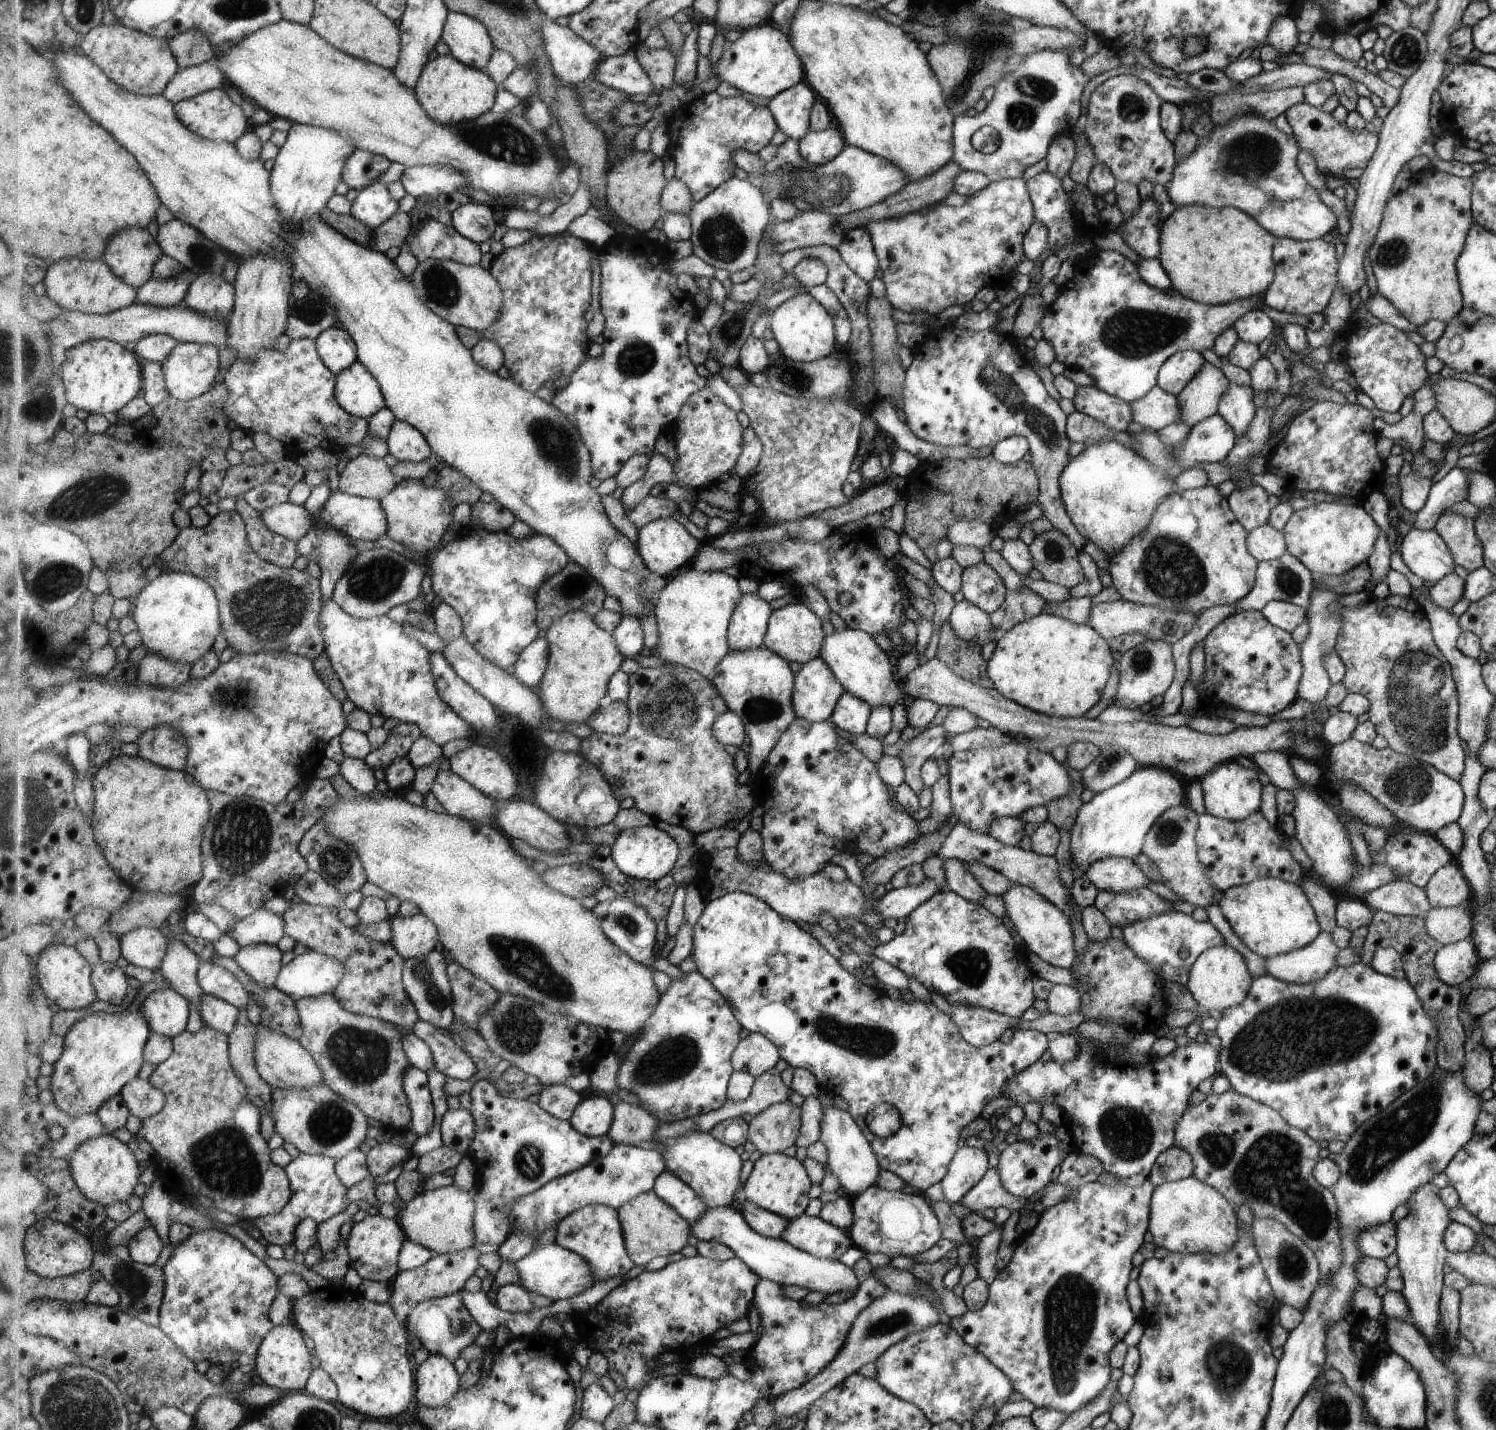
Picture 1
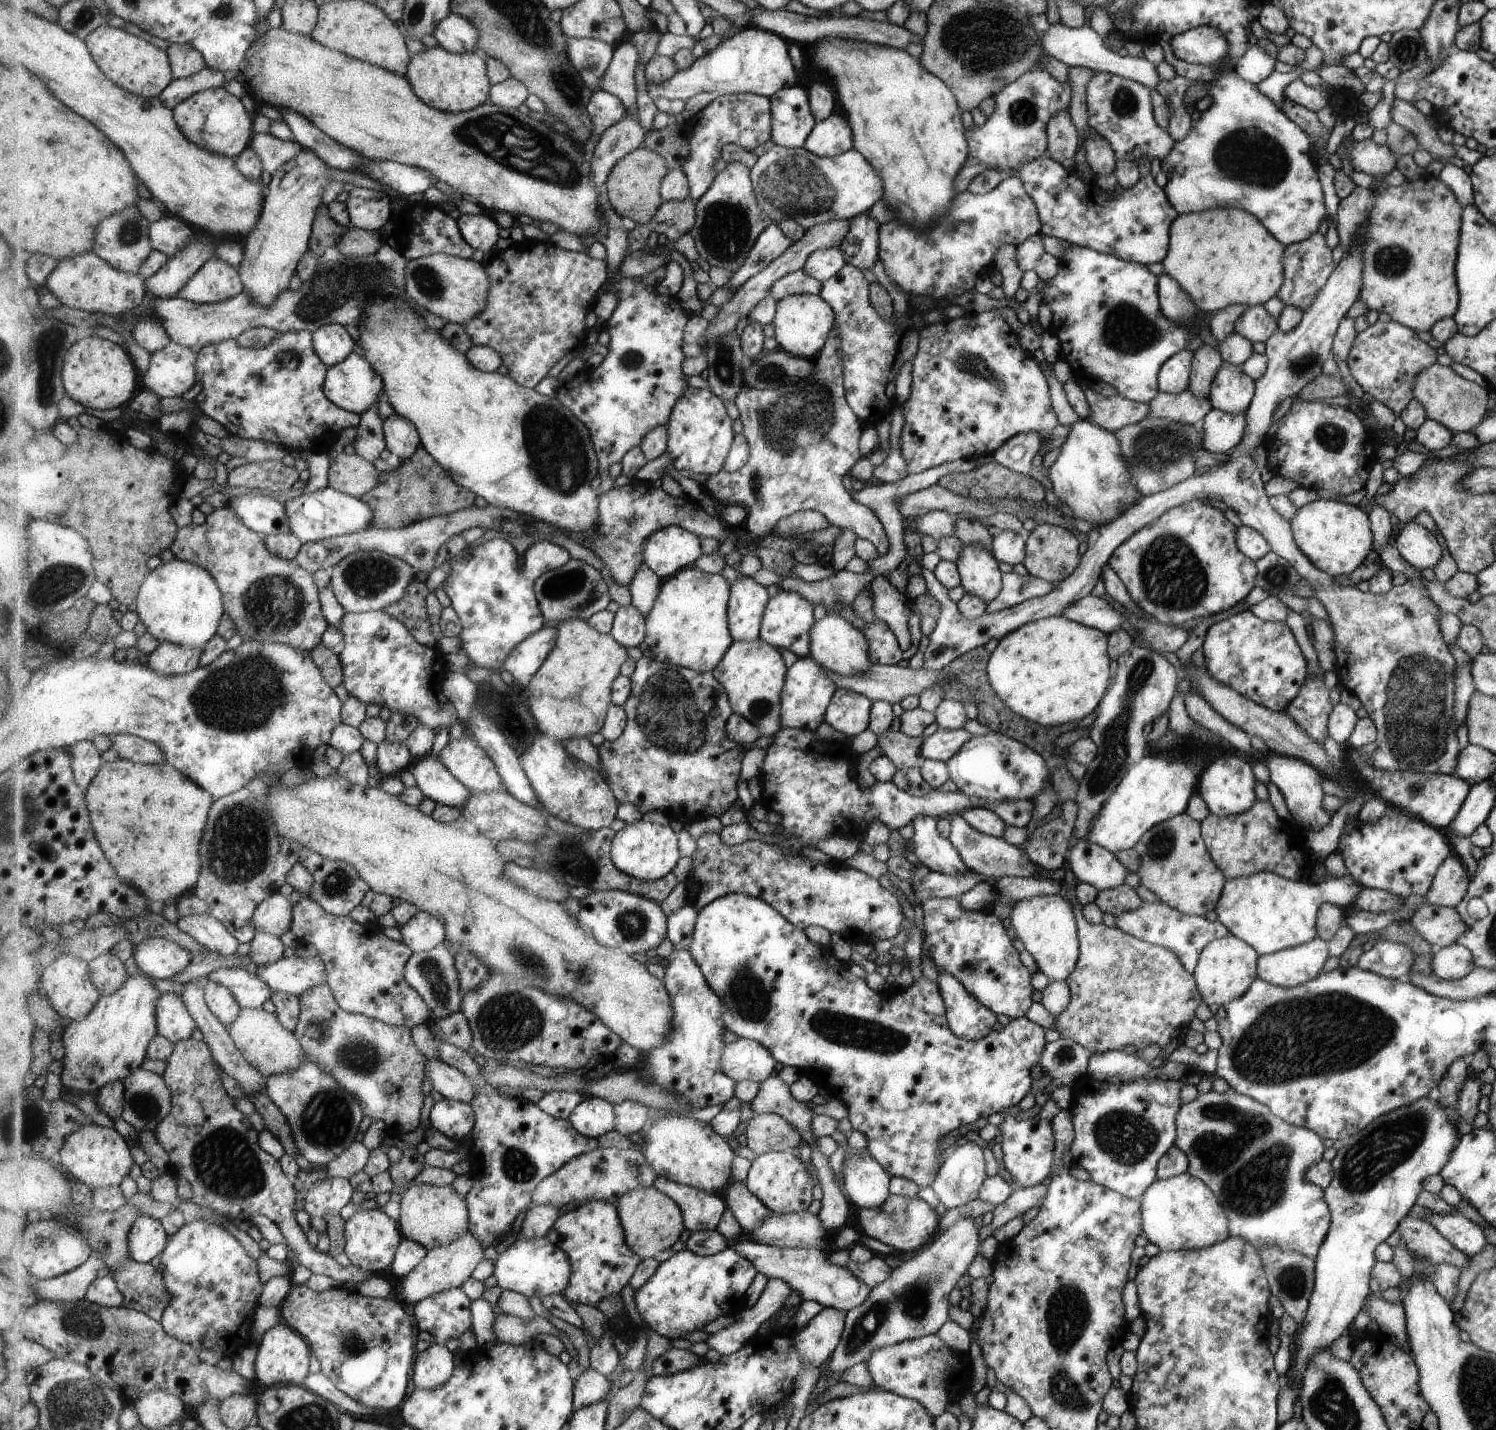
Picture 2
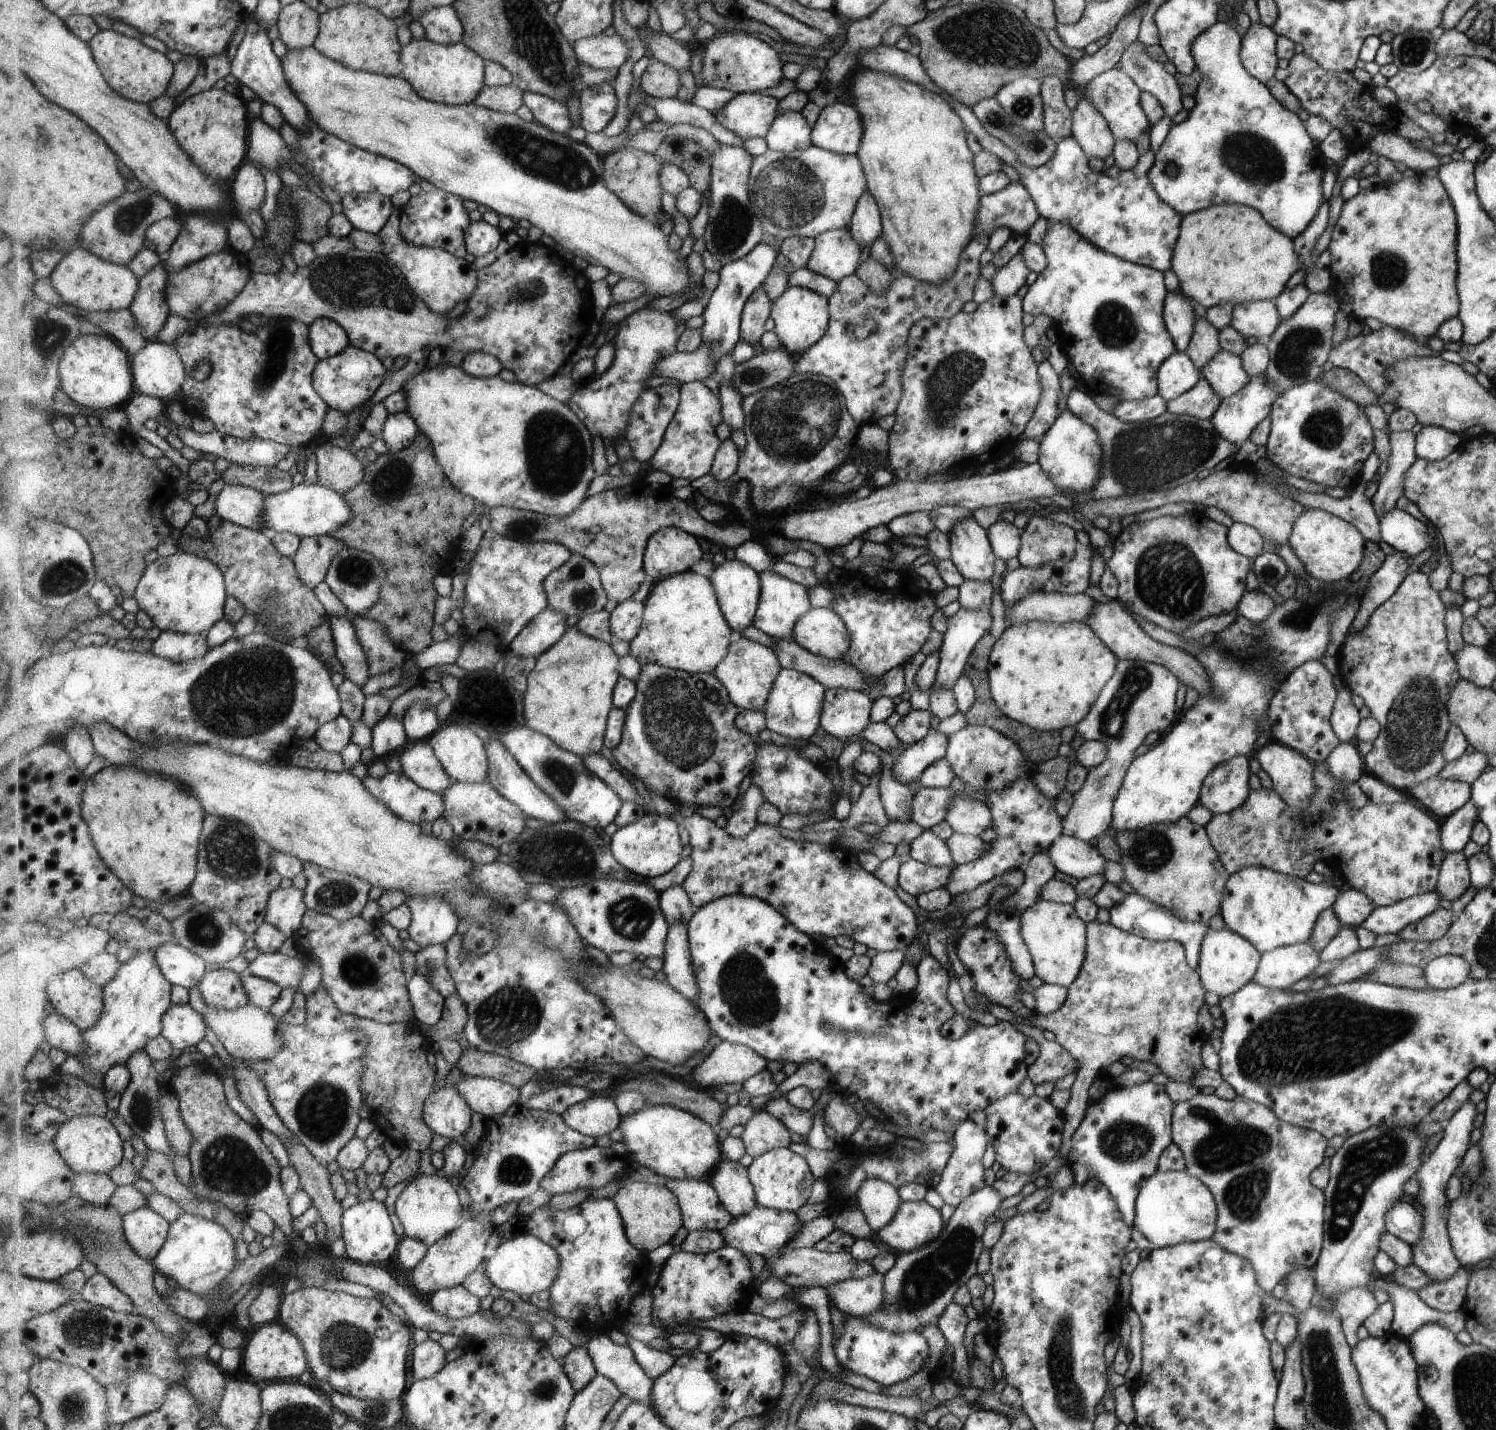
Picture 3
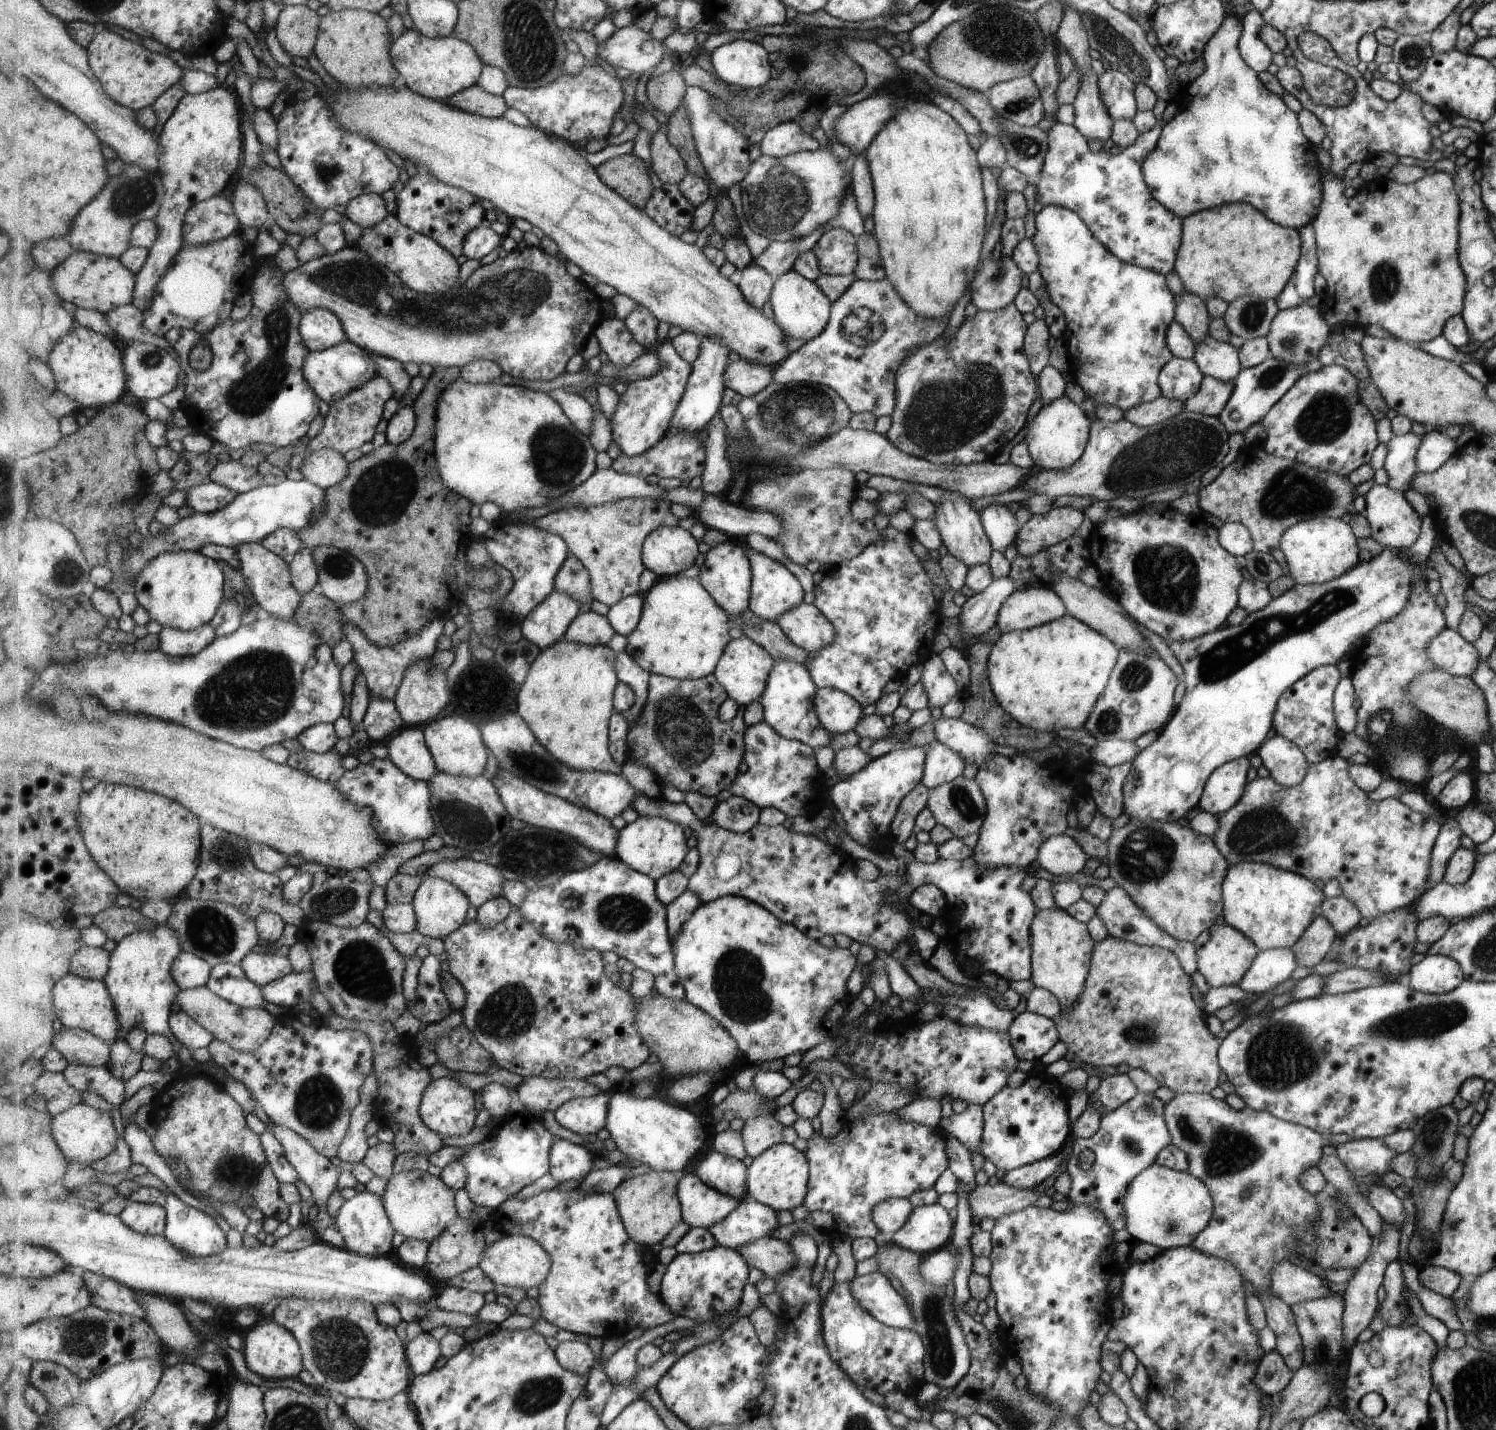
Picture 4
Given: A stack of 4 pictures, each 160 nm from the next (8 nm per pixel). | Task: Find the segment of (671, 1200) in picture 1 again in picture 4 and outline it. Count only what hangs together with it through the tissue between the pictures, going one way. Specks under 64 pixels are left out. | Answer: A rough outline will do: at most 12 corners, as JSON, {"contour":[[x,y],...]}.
{"contour":[[692,1170],[680,1180],[683,1221],[709,1229],[741,1204]]}

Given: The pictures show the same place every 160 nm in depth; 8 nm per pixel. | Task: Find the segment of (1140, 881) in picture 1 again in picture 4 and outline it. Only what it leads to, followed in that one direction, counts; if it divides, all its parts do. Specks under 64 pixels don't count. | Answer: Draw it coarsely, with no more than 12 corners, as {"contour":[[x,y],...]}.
{"contour":[[1066,835],[1037,849],[1033,864],[1053,876],[1081,871],[1088,856]]}

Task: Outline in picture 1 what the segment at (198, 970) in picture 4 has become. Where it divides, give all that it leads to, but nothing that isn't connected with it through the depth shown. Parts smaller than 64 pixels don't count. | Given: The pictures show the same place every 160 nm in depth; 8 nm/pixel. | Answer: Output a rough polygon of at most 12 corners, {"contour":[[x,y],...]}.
{"contour":[[157,927],[120,938],[123,962],[160,968],[169,939]]}

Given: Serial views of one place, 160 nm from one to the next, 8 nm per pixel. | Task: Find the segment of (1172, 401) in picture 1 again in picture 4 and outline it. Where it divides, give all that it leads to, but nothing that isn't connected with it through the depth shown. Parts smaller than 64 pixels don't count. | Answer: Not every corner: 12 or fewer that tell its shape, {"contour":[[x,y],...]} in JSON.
{"contour":[[1204,376],[1182,402],[1190,413],[1216,417],[1228,402],[1231,381]]}

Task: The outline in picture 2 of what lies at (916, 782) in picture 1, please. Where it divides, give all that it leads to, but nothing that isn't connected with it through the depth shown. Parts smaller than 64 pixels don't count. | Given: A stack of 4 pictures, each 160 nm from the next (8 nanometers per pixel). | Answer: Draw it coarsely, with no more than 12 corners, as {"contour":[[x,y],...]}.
{"contour":[[887,729],[876,735],[882,754],[905,772],[922,763],[921,735]]}

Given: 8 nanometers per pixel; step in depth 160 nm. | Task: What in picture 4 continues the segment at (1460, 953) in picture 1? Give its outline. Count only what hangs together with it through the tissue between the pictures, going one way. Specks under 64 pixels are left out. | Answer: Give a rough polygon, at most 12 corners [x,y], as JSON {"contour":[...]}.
{"contour":[[1425,955],[1409,968],[1413,990],[1438,995],[1463,980],[1456,959]]}

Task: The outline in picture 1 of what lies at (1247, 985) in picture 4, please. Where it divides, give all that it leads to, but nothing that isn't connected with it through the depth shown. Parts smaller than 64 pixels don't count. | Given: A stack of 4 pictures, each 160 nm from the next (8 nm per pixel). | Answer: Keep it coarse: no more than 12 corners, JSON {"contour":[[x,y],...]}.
{"contour":[[1320,931],[1308,945],[1265,959],[1266,974],[1288,983],[1321,980],[1340,948]]}

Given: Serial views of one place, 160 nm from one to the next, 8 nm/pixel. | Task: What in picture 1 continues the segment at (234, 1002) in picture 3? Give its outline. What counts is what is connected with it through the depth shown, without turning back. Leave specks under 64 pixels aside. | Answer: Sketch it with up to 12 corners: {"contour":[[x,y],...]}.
{"contour":[[202,996],[204,1024],[232,1032],[240,1008],[216,996]]}

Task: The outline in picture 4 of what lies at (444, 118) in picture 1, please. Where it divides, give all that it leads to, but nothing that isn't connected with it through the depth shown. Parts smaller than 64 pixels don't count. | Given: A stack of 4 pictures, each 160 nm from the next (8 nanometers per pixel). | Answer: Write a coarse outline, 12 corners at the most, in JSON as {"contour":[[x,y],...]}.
{"contour":[[415,27],[390,53],[401,82],[446,101],[477,85],[485,64],[454,35]]}

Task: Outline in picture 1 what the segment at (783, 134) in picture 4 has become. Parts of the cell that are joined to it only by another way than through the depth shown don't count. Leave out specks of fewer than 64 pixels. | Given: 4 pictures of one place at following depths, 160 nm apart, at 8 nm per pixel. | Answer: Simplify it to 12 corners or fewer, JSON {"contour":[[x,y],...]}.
{"contour":[[800,82],[768,107],[787,138],[811,132],[816,91]]}

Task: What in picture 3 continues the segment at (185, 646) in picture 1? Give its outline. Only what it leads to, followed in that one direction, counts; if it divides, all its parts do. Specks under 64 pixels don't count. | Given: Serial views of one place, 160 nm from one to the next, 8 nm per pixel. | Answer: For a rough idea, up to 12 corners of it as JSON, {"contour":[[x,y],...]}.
{"contour":[[183,550],[149,563],[134,594],[162,631],[224,618],[221,567]]}

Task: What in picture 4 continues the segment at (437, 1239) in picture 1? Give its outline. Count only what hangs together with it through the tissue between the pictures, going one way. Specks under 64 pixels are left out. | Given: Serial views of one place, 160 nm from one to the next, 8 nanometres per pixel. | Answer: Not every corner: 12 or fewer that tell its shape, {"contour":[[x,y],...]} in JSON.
{"contour":[[415,1169],[390,1178],[397,1232],[432,1243],[459,1217],[457,1191]]}

